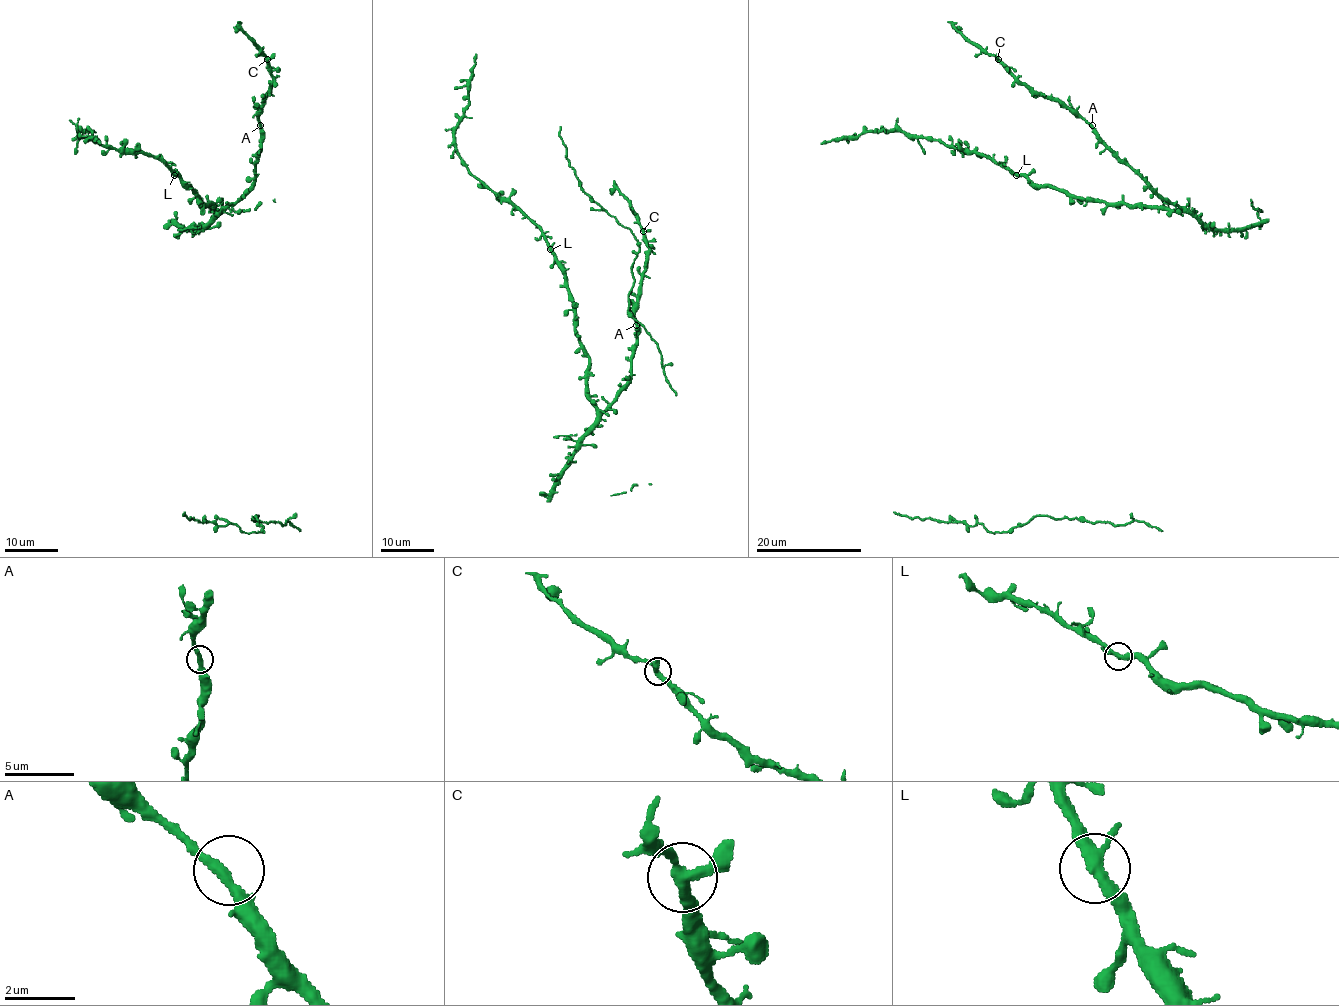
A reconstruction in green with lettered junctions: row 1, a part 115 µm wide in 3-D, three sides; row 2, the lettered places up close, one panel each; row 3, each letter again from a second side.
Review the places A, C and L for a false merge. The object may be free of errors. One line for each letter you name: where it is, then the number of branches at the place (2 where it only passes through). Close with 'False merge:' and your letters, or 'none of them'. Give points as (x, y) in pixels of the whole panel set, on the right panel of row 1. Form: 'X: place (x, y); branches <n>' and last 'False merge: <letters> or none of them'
False merge: none of them

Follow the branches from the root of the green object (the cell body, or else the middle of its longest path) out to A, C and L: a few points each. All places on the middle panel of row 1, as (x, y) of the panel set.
A: (579, 442), (629, 379), (636, 325)
C: (579, 442), (629, 379), (632, 347), (636, 343), (635, 304), (649, 251), (643, 231)
L: (579, 442), (596, 422), (596, 405), (589, 395), (589, 355), (575, 330), (565, 269), (550, 249)

